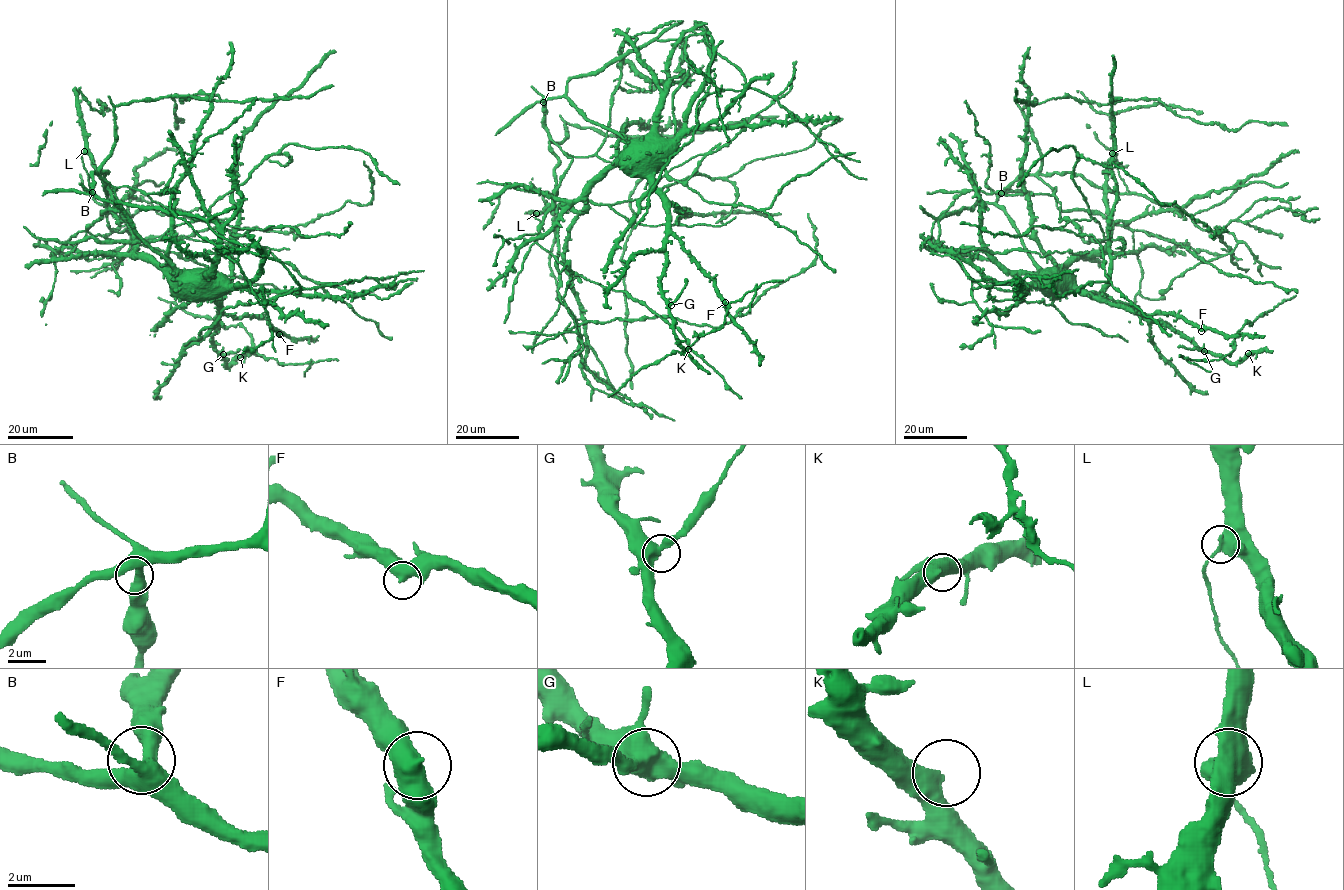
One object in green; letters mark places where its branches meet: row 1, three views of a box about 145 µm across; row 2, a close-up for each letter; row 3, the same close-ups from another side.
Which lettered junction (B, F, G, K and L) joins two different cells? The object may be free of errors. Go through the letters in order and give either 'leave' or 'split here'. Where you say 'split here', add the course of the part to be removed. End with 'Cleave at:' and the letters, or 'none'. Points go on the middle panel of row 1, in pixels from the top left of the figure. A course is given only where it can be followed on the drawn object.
B: leave
F: leave
G: leave
K: leave
L: split here; foreign part runs (536, 213), (533, 214), (543, 231)
Cleave at: L

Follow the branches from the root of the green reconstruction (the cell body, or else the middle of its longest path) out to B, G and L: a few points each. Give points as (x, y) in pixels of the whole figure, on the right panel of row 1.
B: (1045, 282), (1052, 273), (1045, 272), (1030, 256), (1012, 221), (996, 203), (1001, 193)
G: (1045, 282), (1057, 274), (1066, 273), (1086, 292), (1115, 305), (1130, 307), (1146, 319), (1165, 322), (1204, 351)
L: (1045, 282), (1056, 279), (1082, 255), (1099, 250), (1107, 242), (1110, 216), (1106, 202), (1106, 167), (1112, 153)

